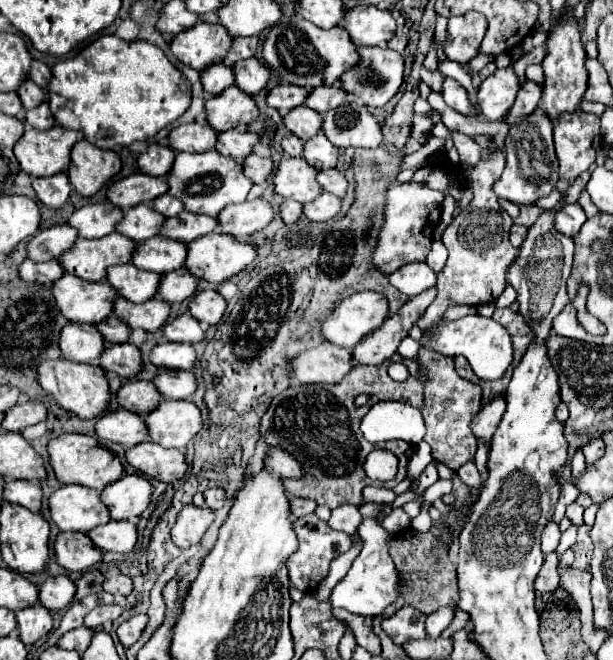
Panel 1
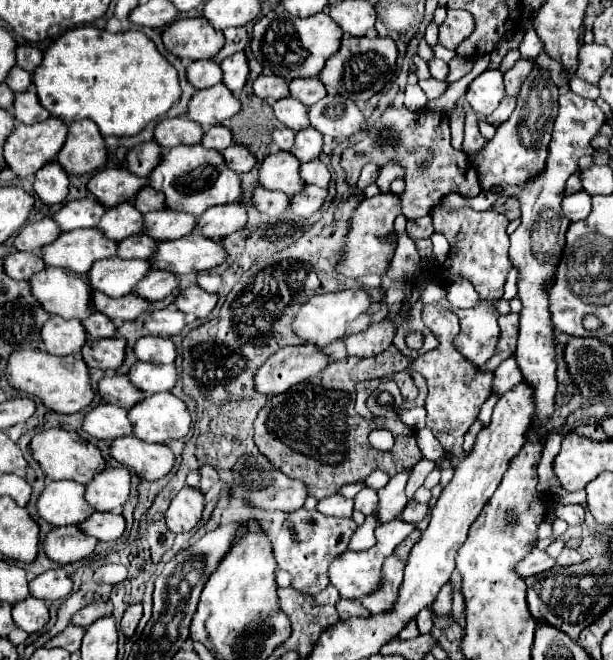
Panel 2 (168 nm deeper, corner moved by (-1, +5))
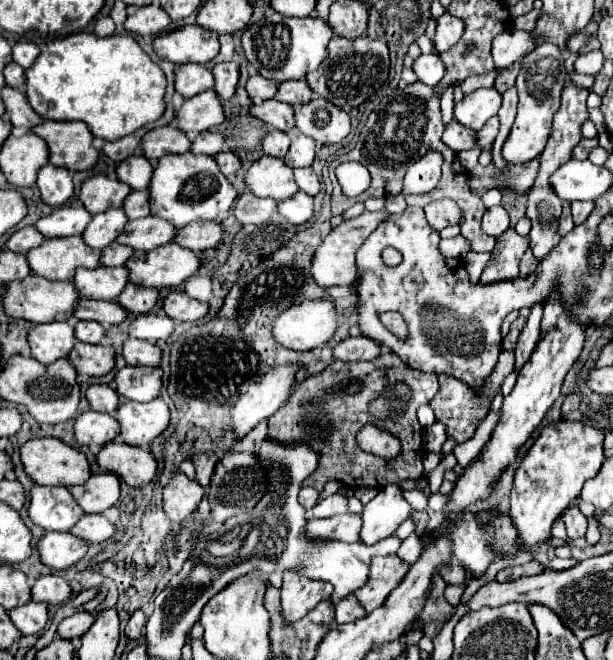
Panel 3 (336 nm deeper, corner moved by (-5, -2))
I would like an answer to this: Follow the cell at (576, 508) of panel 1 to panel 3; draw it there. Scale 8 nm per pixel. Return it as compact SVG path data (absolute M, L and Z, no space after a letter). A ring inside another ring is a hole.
M567 508L565 514L563 514L563 522L567 526L567 534L569 534L569 540L579 540L585 536L587 532L587 518L581 514L579 508Z

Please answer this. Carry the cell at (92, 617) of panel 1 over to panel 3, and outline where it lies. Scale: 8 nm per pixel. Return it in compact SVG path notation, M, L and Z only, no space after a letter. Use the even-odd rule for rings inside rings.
M77 612L75 616L69 616L69 618L65 618L65 620L59 624L57 634L59 634L61 638L65 638L65 640L83 636L83 632L87 632L87 628L91 626L91 620L95 620L93 614L89 614L89 612Z

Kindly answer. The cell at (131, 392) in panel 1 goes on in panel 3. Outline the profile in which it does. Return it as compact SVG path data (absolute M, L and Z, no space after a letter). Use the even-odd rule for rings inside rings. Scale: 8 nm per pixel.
M91 384L85 390L85 398L89 402L91 410L113 414L115 406L119 406L119 396L115 396L115 390L107 384Z

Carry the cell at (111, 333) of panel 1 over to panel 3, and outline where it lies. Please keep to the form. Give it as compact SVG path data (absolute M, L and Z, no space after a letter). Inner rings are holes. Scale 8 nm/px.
M77 322L75 324L75 336L81 342L99 344L99 340L105 336L105 328L99 326L99 322Z

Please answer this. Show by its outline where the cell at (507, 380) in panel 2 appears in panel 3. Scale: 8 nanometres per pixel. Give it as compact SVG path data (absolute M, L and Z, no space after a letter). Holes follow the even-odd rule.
M535 304L531 308L531 314L527 318L525 328L521 330L521 336L519 336L519 342L517 342L517 348L515 348L515 360L517 360L515 370L523 368L523 364L529 360L535 344L539 342L539 338L541 338L541 318L543 318L543 304Z

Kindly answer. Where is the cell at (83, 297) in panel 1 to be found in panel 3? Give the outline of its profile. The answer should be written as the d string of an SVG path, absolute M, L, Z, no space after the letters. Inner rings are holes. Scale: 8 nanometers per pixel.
M29 274L25 280L21 280L21 282L13 280L11 284L5 286L3 306L5 306L7 316L27 320L31 324L43 324L43 322L51 322L51 320L69 320L67 314L71 314L75 308L75 288L73 288L71 280L53 282L53 280Z

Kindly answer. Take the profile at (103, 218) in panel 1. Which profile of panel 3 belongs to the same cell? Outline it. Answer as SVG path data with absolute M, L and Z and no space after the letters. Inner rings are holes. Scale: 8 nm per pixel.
M61 206L55 208L51 214L39 218L35 222L35 228L45 238L57 238L57 236L73 236L81 234L83 228L91 222L91 214L81 206Z

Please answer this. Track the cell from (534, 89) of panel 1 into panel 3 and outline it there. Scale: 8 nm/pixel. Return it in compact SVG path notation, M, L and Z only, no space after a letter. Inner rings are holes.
M493 116L491 120L487 120L487 124L475 134L475 142L479 148L491 148L495 136L497 136L497 130L499 130L499 118Z

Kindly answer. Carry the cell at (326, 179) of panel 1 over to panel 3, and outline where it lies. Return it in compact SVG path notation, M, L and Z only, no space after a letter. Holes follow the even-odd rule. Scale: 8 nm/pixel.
M297 168L293 172L295 172L295 182L299 190L303 190L309 196L315 196L319 192L319 180L311 168Z

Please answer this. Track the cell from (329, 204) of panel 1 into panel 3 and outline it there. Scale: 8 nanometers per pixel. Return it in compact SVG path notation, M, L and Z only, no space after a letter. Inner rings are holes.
M295 192L289 200L283 200L277 204L277 212L289 222L289 224L303 224L313 214L313 198L305 192Z

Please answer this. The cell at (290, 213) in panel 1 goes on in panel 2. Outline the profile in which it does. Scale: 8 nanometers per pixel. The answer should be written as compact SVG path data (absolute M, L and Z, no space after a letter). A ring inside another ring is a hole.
M257 187L255 193L253 193L253 201L255 201L255 207L257 207L263 215L279 217L279 215L289 207L291 197L287 197L285 193L279 193L279 191L269 191L269 189Z

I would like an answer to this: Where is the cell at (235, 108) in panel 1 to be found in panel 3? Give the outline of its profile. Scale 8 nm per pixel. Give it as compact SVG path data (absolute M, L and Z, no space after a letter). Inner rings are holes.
M207 90L187 98L177 110L175 118L179 130L183 130L185 134L199 134L211 130L213 126L219 126L225 120L225 114L221 100L215 96L213 90Z

